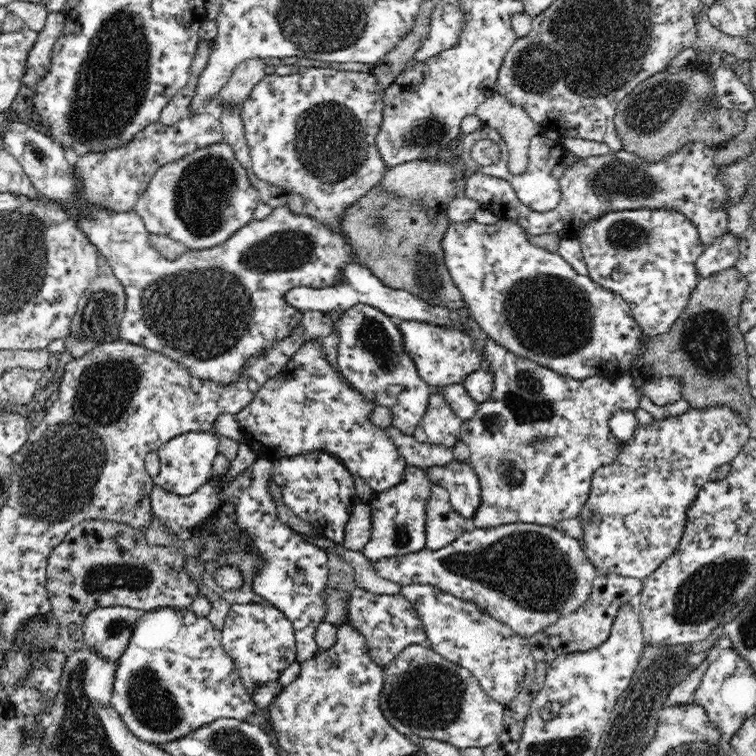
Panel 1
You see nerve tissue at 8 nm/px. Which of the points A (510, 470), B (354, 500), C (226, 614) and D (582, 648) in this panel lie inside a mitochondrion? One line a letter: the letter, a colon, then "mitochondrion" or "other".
A: mitochondrion
B: other
C: other
D: other

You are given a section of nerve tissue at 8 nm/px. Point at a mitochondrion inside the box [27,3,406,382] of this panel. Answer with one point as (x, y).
(113, 92)

